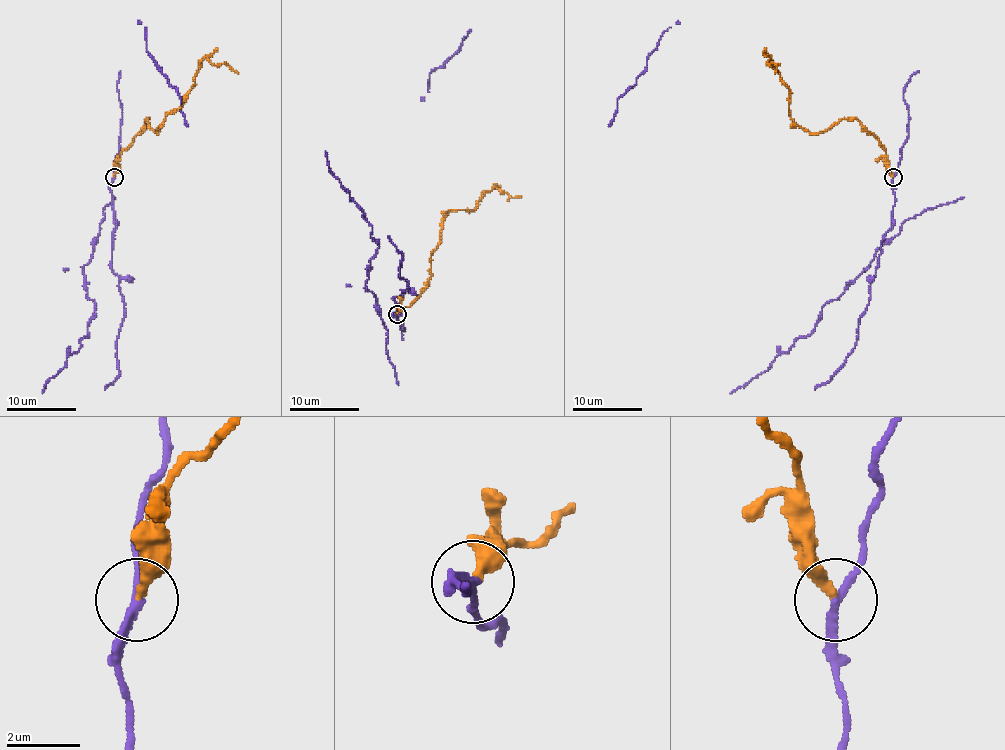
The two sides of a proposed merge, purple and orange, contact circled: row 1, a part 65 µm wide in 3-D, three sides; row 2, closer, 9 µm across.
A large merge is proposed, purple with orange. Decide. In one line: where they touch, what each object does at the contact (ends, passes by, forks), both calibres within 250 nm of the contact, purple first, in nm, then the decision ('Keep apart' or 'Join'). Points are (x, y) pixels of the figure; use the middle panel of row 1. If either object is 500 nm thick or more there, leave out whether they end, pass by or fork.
Place: (397, 314). At the ring purple passes by. At the ring orange ends. Thickness 200 nm (purple) against 260 nm. Keep apart

